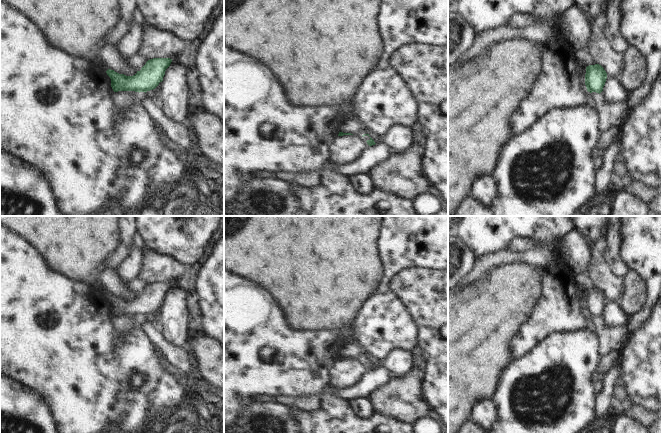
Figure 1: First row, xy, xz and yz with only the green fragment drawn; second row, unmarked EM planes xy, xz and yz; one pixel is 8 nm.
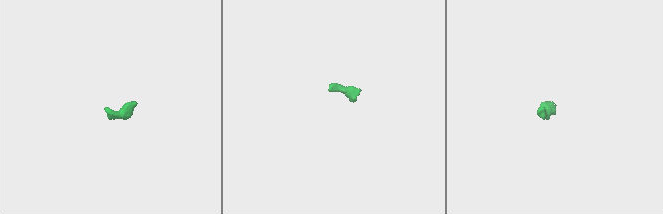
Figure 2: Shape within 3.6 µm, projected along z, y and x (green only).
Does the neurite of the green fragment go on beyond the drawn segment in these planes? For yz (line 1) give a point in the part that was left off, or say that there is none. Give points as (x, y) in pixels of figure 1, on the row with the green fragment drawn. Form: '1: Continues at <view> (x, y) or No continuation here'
1: No continuation here

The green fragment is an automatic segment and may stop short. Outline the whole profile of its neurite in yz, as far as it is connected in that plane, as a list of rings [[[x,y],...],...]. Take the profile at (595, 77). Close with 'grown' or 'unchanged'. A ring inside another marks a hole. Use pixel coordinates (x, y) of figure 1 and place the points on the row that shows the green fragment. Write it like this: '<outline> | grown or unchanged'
[[[589,65],[586,67],[585,85],[587,91],[592,93],[601,93],[607,79],[607,73],[604,68],[599,65]]] | unchanged

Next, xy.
[[[153,58],[146,62],[140,71],[133,76],[119,74],[108,69],[107,75],[111,79],[111,87],[114,92],[135,91],[147,92],[155,89],[163,81],[166,69],[170,66],[170,58]]] | unchanged

